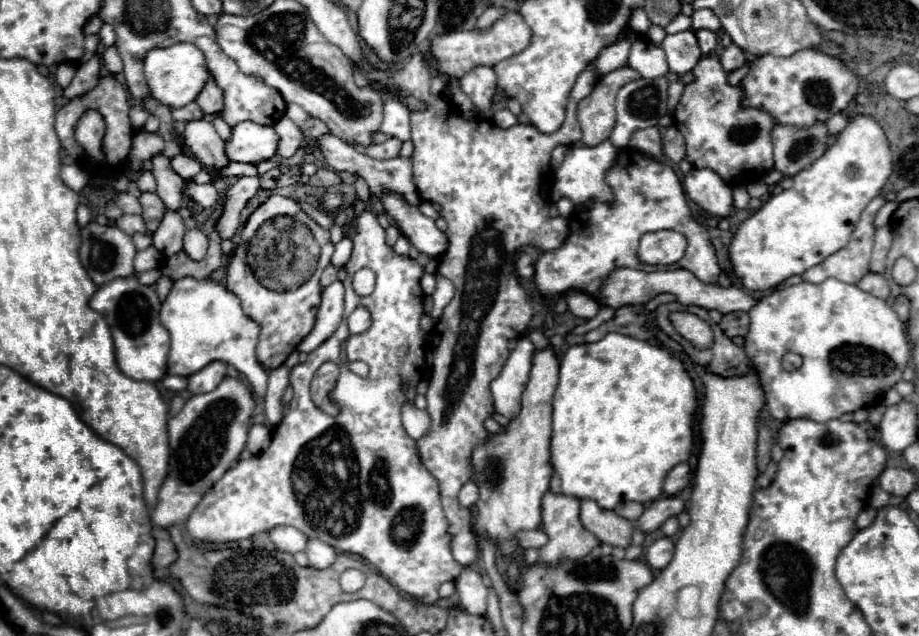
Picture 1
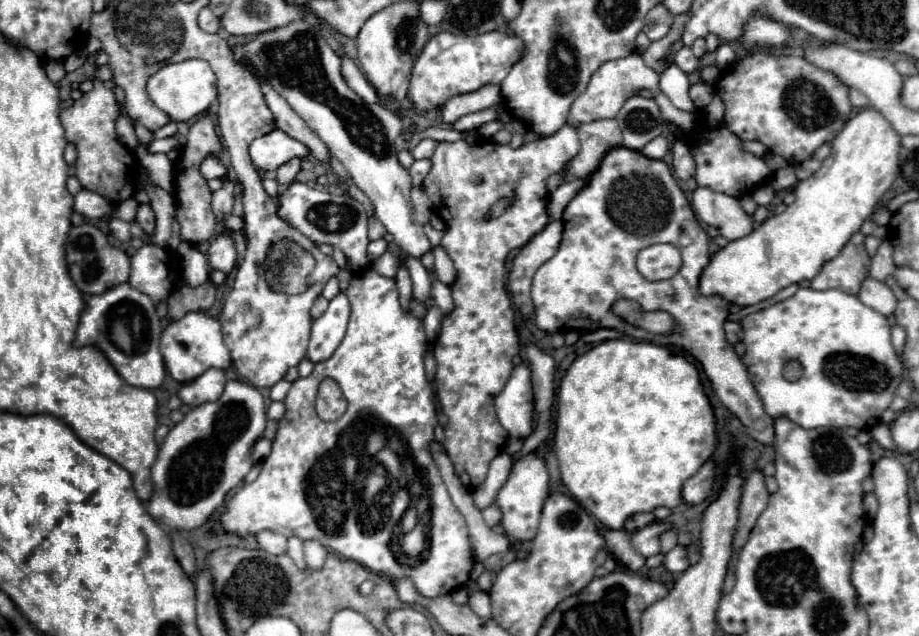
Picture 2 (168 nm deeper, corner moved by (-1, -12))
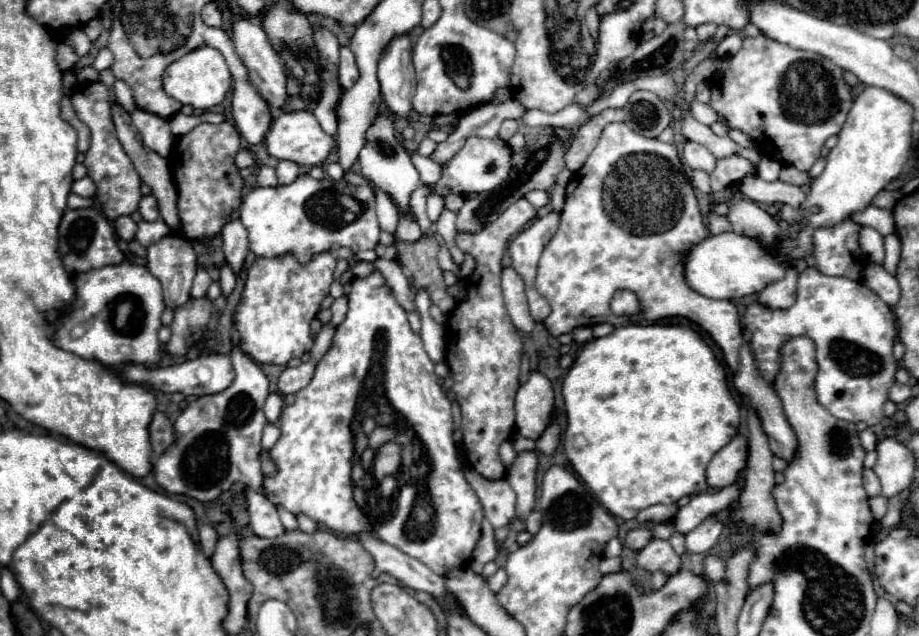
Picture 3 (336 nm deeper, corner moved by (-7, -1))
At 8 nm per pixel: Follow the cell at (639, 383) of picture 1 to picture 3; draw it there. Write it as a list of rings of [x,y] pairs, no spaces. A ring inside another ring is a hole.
[[[625,325],[625,327],[617,327],[607,337],[589,341],[579,353],[579,357],[575,359],[573,367],[569,369],[563,381],[563,399],[565,399],[565,411],[567,411],[567,429],[563,437],[565,455],[571,461],[574,472],[593,491],[591,493],[599,499],[599,503],[611,515],[621,519],[633,519],[637,511],[655,503],[677,503],[685,495],[703,493],[707,489],[707,481],[705,481],[707,463],[721,447],[725,447],[737,435],[737,427],[739,427],[739,405],[735,403],[727,387],[725,369],[715,359],[715,353],[701,339],[701,335],[687,325]]]

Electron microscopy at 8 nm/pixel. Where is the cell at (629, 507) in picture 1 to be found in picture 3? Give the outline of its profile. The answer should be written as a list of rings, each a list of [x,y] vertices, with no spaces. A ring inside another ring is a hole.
[[[651,505],[647,509],[643,509],[641,513],[637,513],[637,521],[639,523],[647,523],[647,521],[673,521],[677,513],[677,505]]]

